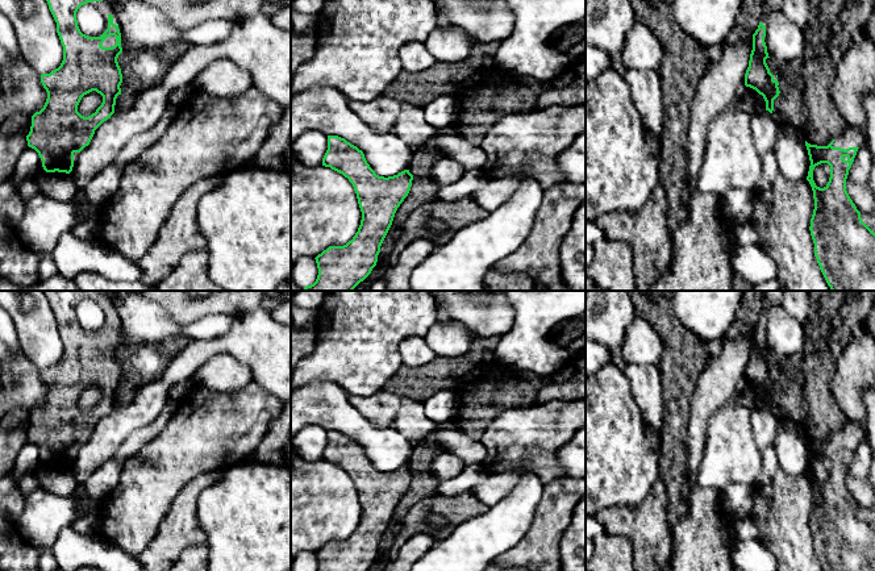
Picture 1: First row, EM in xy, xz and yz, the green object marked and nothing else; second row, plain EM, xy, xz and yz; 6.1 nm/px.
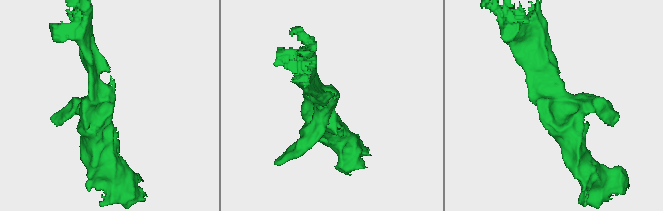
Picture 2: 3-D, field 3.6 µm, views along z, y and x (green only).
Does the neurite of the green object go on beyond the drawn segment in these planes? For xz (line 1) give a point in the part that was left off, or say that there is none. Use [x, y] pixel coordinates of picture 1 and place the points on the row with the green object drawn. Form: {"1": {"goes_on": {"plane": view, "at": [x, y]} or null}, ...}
{"1": {"goes_on": null}}

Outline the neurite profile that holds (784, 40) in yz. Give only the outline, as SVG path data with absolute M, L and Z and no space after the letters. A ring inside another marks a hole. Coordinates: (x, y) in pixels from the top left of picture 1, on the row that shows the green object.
M764 11L767 18L766 46L770 59L776 64L800 62L807 41L803 30L782 11Z

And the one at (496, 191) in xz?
M518 172L492 178L480 189L475 191L471 199L491 213L509 200L528 176L525 172Z

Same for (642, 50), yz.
M636 22L620 54L626 68L657 71L662 62L662 45L647 26Z

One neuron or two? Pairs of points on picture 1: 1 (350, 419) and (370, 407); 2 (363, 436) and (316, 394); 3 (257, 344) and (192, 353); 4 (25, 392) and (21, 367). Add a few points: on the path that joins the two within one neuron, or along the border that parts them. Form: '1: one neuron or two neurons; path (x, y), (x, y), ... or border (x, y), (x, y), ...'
1: two neurons; border (349, 396), (349, 400), (375, 424), (390, 425)
2: one neuron; path (351, 424), (328, 404)
3: one neuron; path (241, 344), (219, 344), (208, 349)
4: one neuron; path (21, 386), (21, 374)

